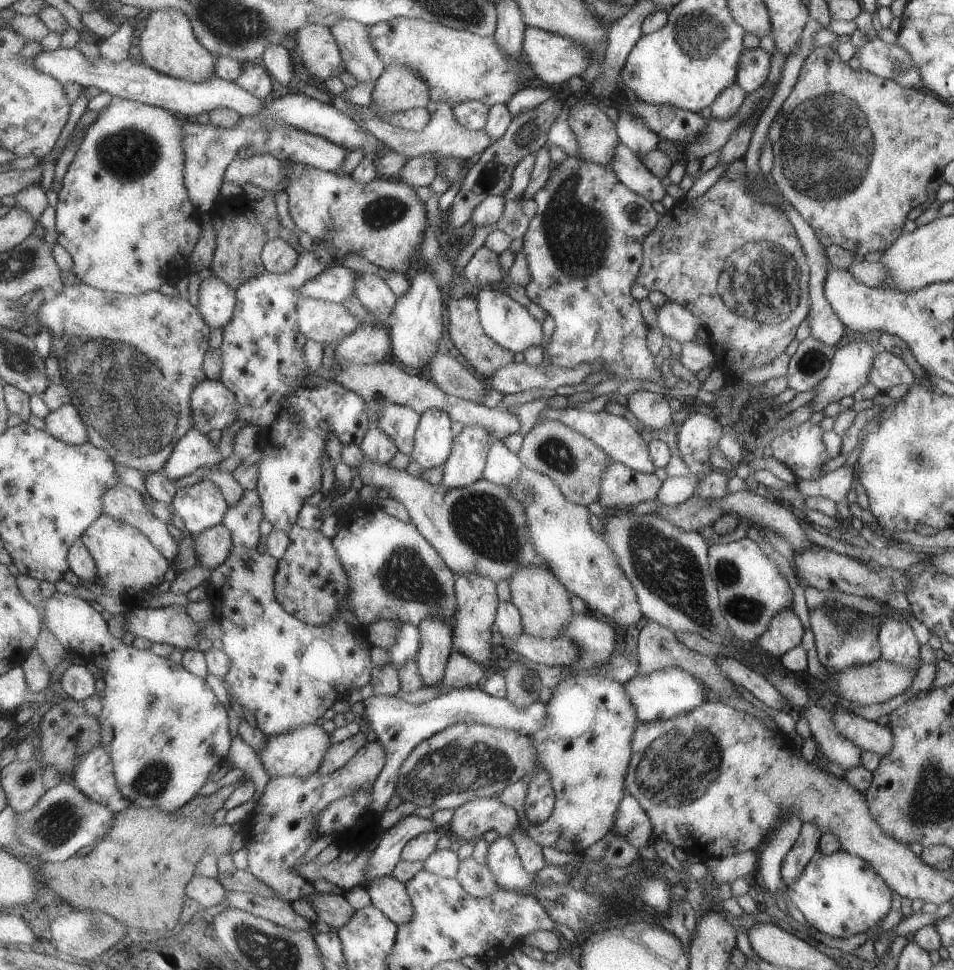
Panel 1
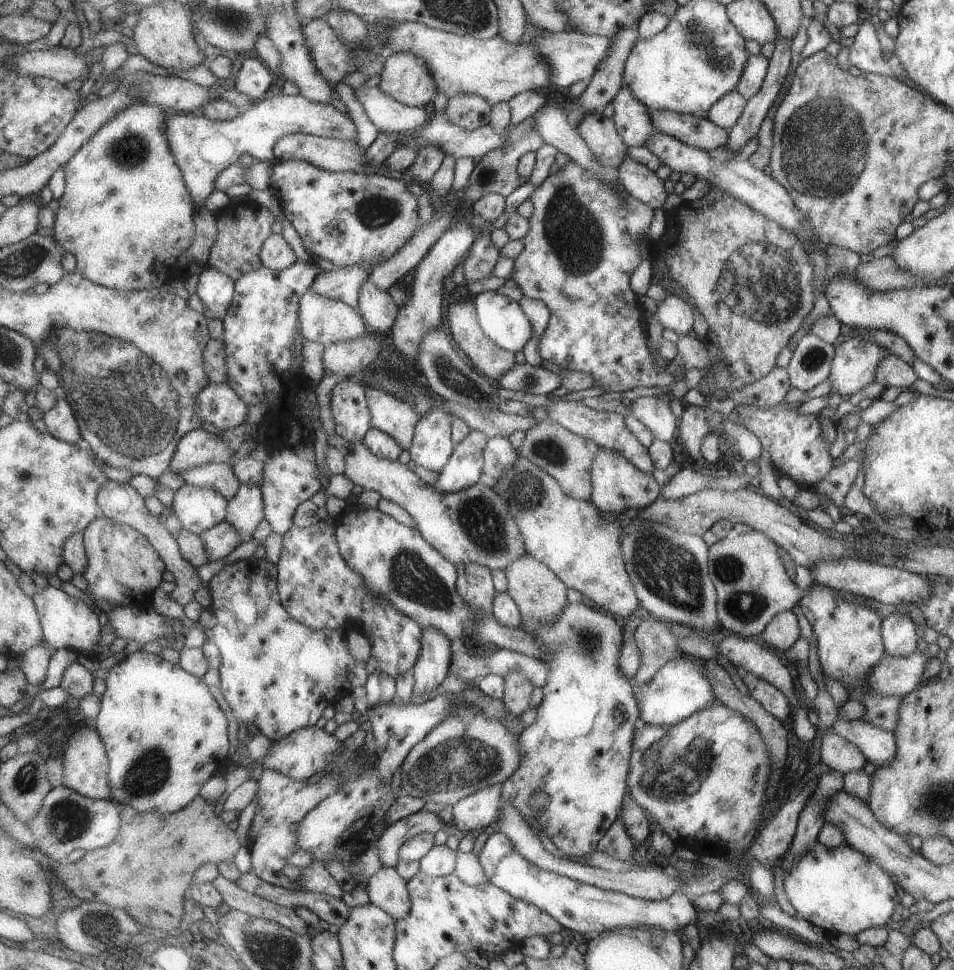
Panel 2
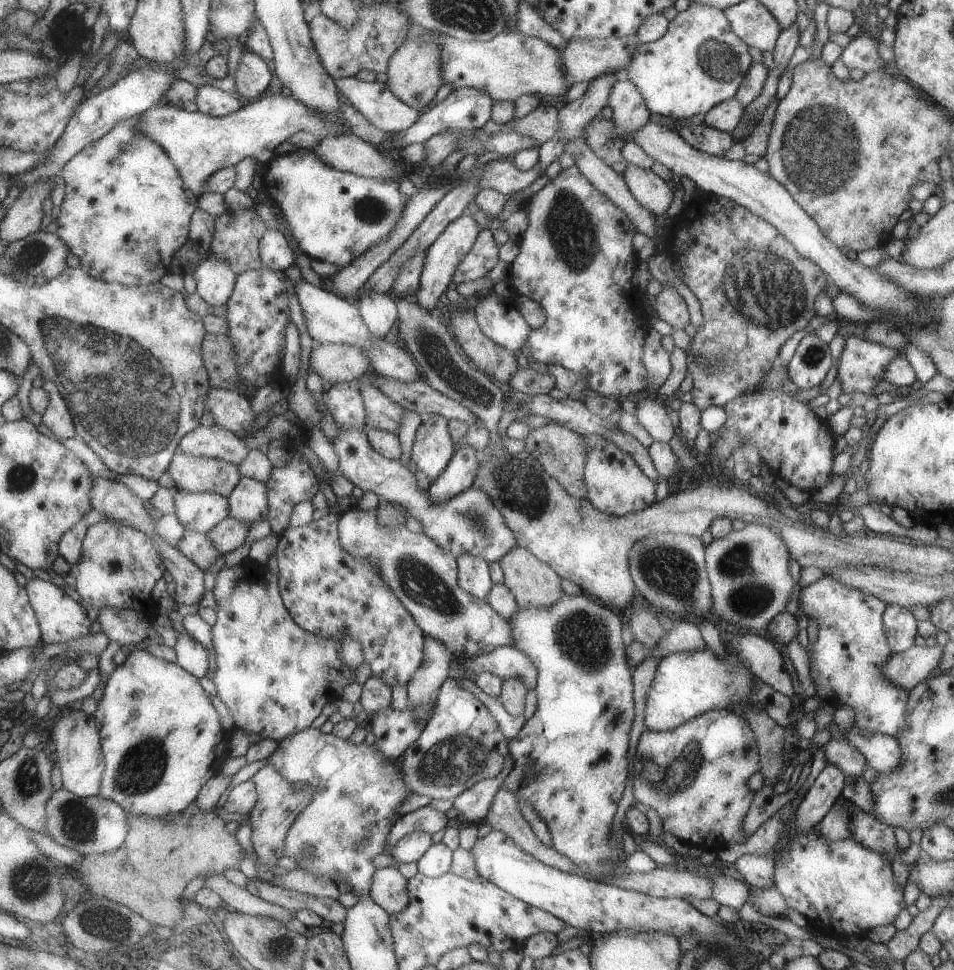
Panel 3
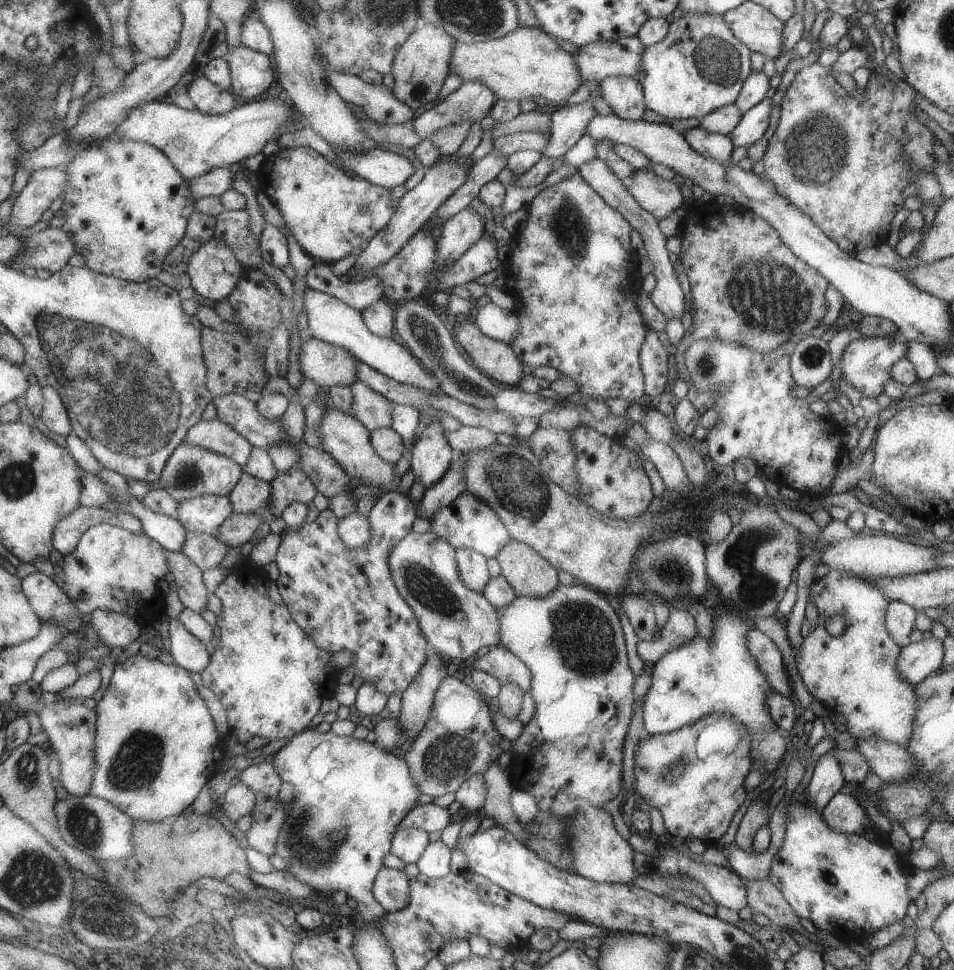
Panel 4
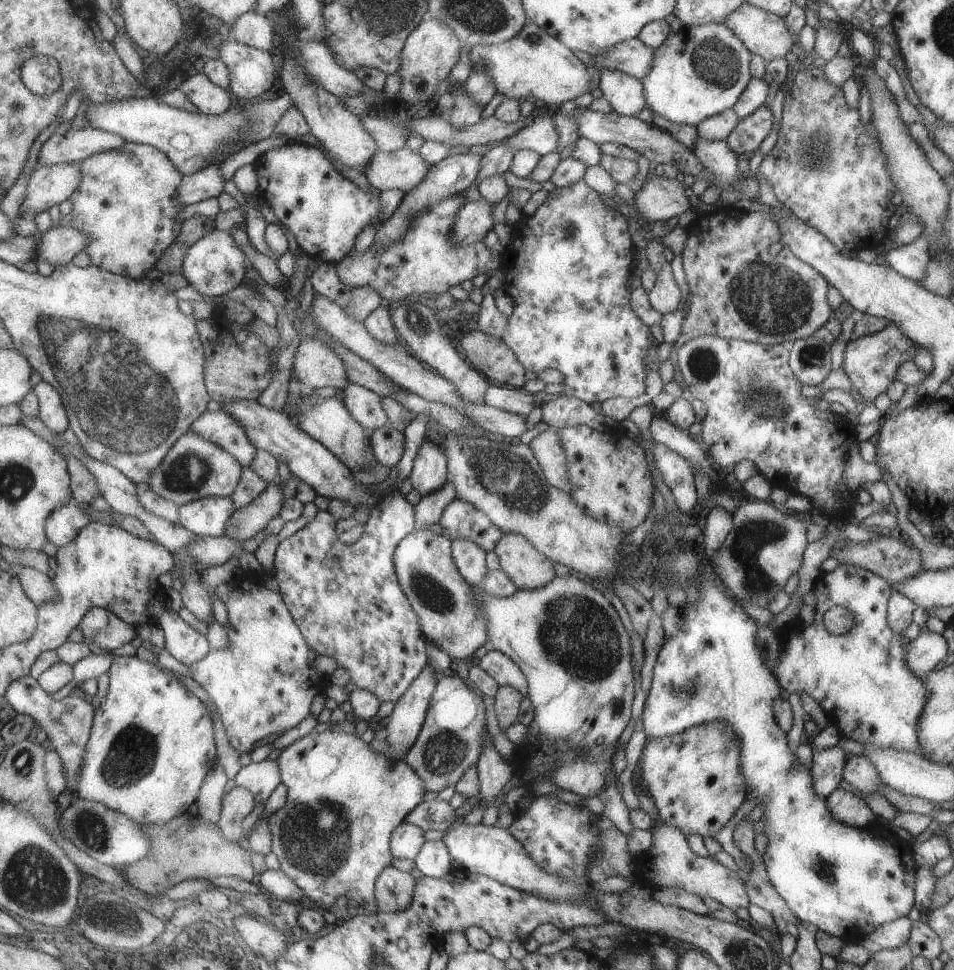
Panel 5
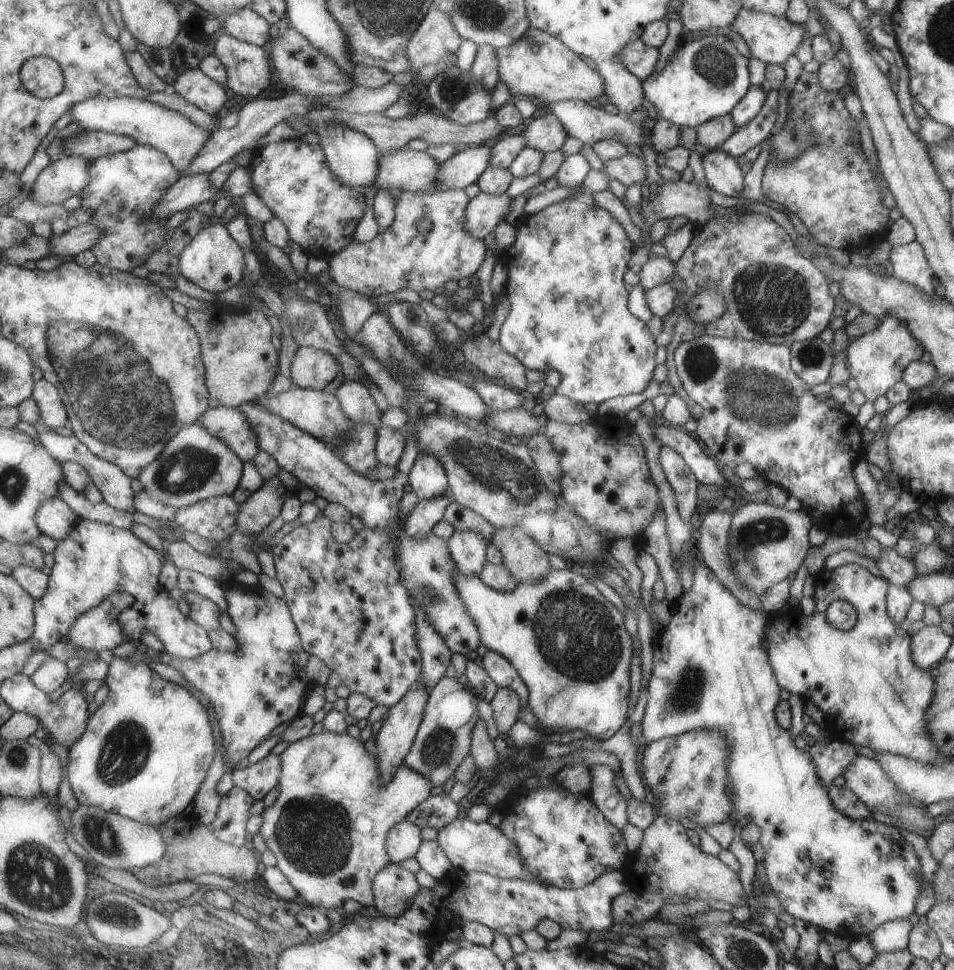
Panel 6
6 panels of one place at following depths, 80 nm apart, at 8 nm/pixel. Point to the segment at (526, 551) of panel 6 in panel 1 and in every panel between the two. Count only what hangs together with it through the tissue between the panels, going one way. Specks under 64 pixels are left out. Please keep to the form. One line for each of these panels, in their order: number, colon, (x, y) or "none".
1: (543, 603)
2: (538, 594)
3: (532, 583)
4: (528, 574)
5: (527, 568)

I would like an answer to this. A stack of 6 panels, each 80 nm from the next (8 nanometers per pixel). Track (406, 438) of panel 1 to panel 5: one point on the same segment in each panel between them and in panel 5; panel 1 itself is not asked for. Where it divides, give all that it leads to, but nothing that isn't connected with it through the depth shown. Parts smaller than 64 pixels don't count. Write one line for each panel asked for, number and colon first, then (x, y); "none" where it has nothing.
2: (388, 414)
3: (383, 414)
4: (372, 410)
5: (364, 406)

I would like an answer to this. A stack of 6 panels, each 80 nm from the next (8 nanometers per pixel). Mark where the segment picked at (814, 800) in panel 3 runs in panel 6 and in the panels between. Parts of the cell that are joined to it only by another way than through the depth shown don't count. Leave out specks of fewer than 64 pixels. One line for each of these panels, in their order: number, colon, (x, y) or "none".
4: (826, 779)
5: (827, 764)
6: (831, 758)

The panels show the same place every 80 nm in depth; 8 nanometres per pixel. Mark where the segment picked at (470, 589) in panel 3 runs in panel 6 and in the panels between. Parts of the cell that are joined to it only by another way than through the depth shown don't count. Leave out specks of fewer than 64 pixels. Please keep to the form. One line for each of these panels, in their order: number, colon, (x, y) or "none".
4: (471, 566)
5: (470, 560)
6: (467, 549)

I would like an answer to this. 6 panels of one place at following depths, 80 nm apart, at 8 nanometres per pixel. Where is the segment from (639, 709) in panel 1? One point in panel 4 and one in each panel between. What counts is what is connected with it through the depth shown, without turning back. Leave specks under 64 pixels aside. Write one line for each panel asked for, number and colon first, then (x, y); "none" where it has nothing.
2: (678, 689)
3: (686, 684)
4: (702, 677)

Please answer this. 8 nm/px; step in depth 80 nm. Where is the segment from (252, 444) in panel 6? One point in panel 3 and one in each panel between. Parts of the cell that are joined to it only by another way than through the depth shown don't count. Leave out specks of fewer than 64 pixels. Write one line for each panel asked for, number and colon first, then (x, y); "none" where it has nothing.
3: (210, 441)
4: (215, 435)
5: (222, 428)

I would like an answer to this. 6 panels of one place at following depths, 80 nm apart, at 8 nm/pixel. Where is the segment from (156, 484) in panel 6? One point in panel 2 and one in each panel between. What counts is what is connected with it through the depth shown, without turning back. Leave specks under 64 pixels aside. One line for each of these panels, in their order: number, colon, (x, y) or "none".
2: (220, 476)
3: (190, 473)
4: (192, 471)
5: (195, 468)

